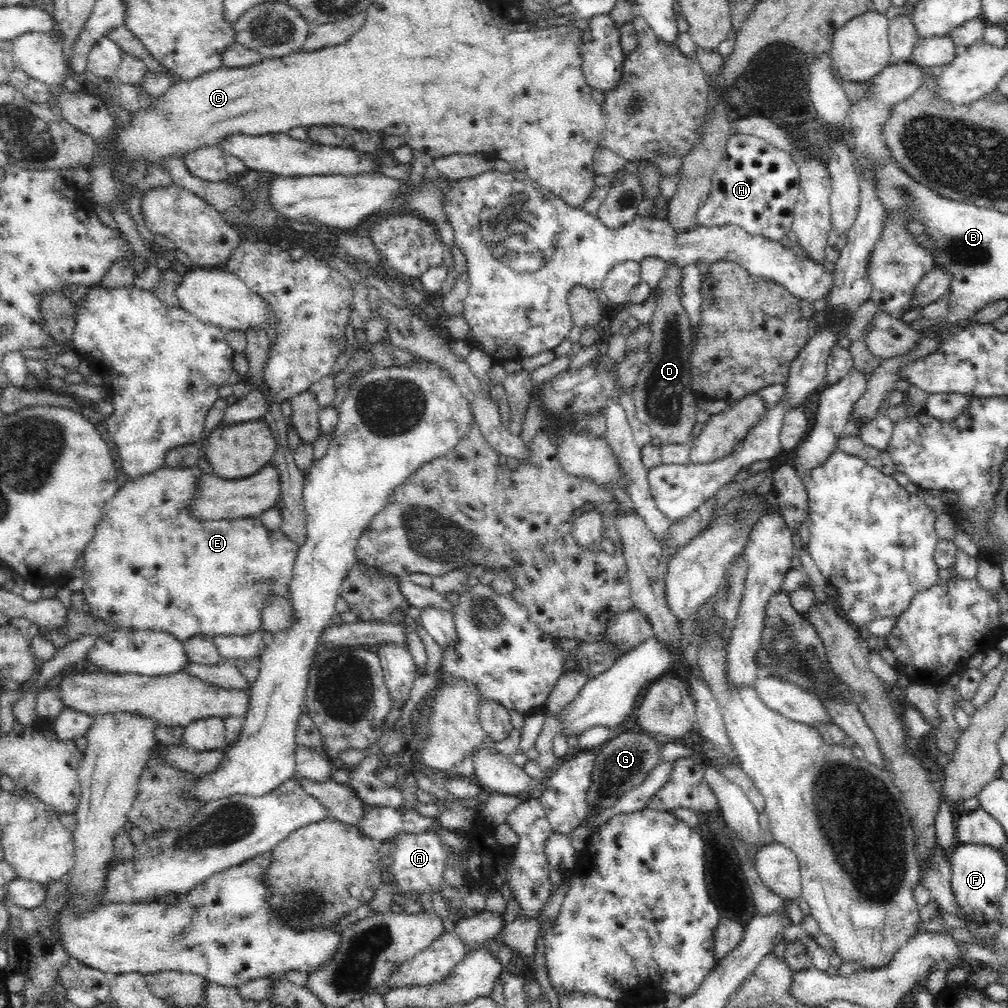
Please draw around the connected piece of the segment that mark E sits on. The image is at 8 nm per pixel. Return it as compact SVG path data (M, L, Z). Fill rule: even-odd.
M198 465L192 468L162 466L162 468L158 468L158 470L150 472L150 474L142 474L138 478L127 478L122 488L119 488L116 494L105 504L92 540L85 546L82 554L85 558L85 565L81 568L84 580L82 591L85 597L85 604L88 605L92 617L125 629L170 632L177 640L184 643L197 635L212 638L220 635L249 636L254 632L262 631L261 615L265 608L265 602L274 596L290 600L290 589L288 588L290 588L290 580L292 580L293 576L294 562L301 546L290 540L280 529L270 531L264 528L259 518L198 520L197 517L189 514L189 504L195 497L195 492L199 485L199 476L202 473Z

